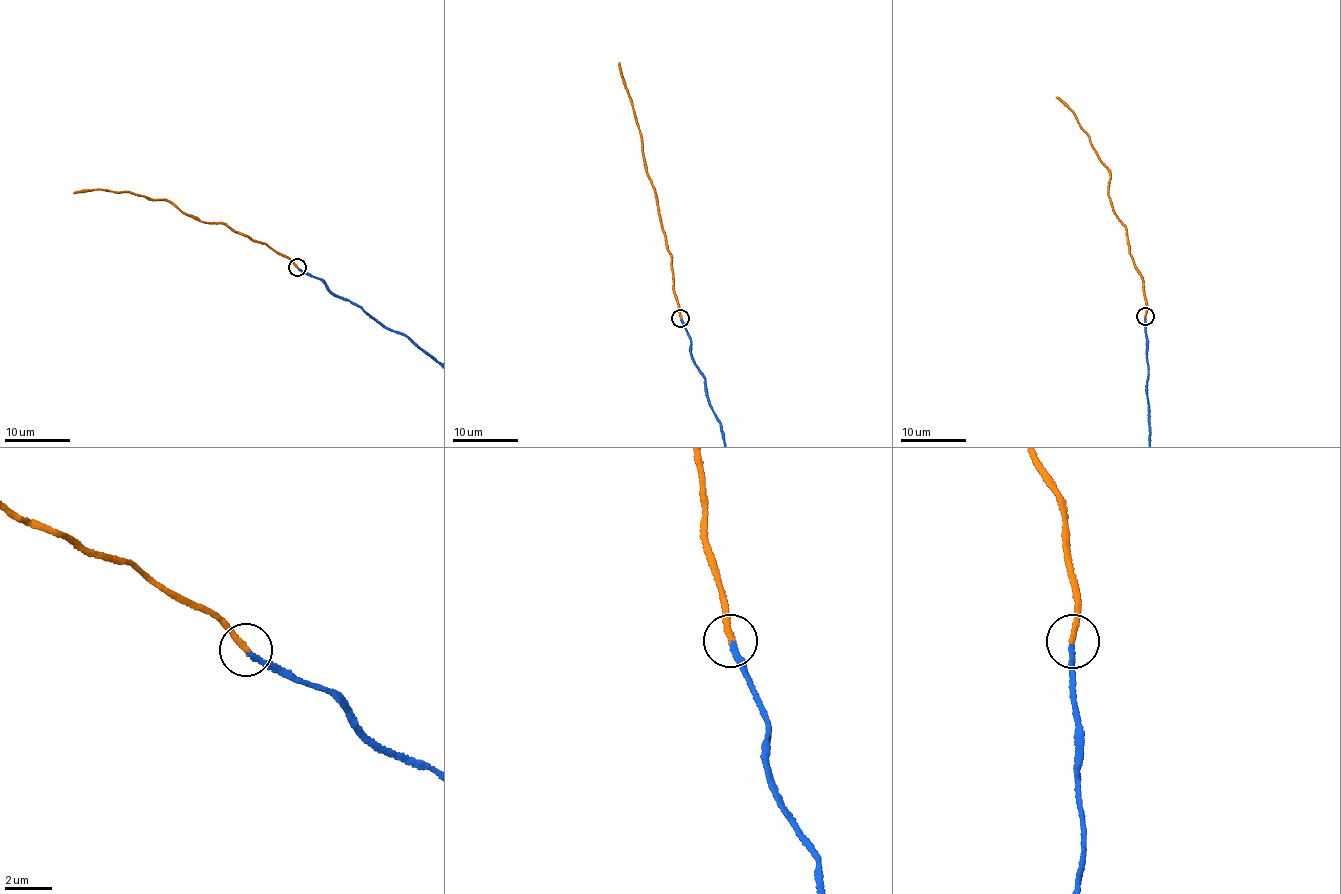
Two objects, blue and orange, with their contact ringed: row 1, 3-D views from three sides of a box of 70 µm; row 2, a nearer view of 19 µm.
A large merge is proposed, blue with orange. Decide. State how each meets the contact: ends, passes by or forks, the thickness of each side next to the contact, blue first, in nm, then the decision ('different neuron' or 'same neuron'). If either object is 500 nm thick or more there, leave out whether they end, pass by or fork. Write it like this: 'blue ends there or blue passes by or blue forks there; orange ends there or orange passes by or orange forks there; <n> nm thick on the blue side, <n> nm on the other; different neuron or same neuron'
blue ends there; orange ends there; 200 nm thick on the blue side, 240 nm on the other; same neuron

